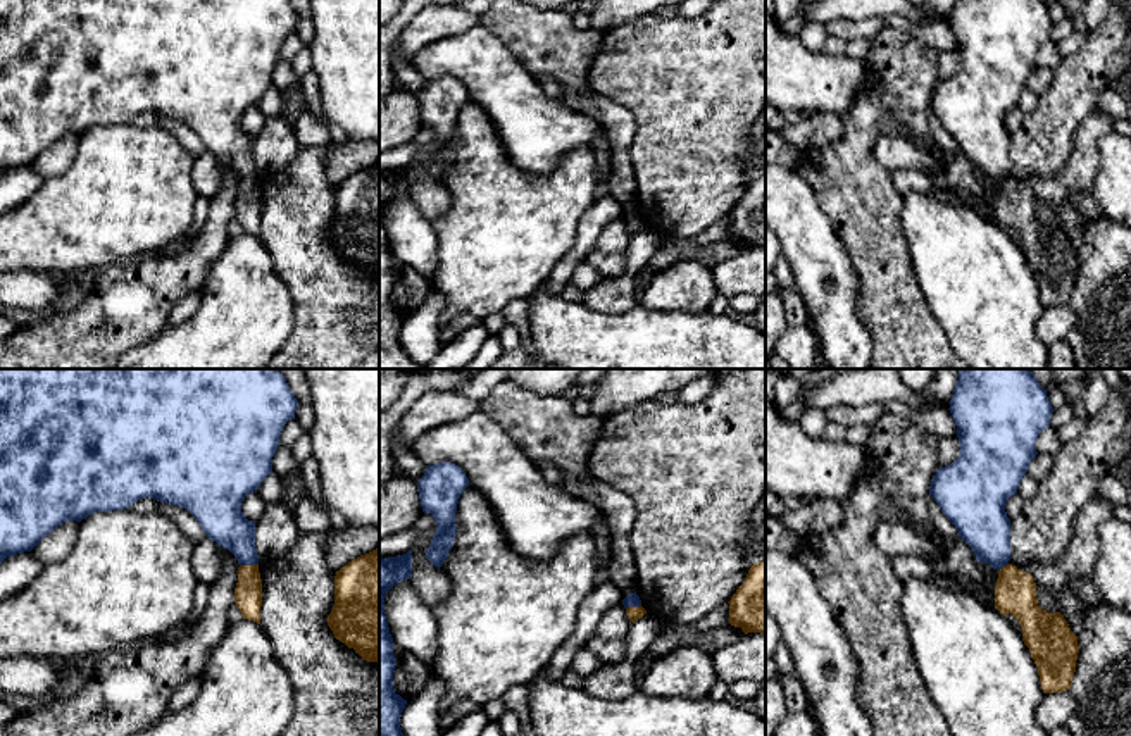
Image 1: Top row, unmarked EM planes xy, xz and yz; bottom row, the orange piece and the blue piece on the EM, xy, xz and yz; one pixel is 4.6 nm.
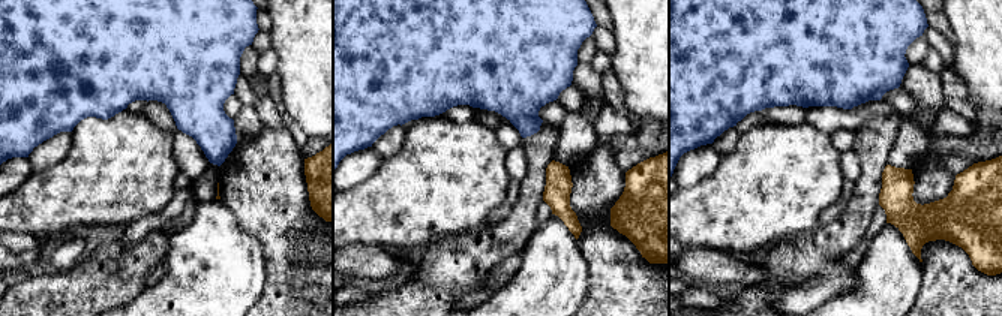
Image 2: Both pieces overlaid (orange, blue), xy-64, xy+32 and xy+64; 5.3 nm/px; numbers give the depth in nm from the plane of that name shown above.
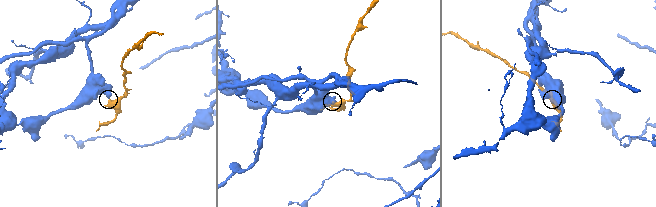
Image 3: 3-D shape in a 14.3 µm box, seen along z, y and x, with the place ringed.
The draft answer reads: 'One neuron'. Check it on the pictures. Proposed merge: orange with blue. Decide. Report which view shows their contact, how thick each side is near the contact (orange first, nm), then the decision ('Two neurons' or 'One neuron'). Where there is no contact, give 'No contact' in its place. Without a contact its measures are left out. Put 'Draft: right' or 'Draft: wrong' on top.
Draft: wrong
Touches orange in xy. Thickness 130 nm (orange) against 200 nm. Two neurons

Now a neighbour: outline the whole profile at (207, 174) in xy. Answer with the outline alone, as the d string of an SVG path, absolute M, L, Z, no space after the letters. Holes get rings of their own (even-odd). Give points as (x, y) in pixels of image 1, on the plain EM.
M203 152L193 162L191 183L198 196L212 198L222 184L222 167L216 155Z

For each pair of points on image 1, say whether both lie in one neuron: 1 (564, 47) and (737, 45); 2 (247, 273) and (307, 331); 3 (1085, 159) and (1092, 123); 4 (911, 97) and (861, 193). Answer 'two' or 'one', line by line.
1: two
2: two
3: one
4: one

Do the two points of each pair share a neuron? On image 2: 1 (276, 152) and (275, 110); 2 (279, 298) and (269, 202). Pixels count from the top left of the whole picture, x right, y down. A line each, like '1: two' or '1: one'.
1: two
2: one

